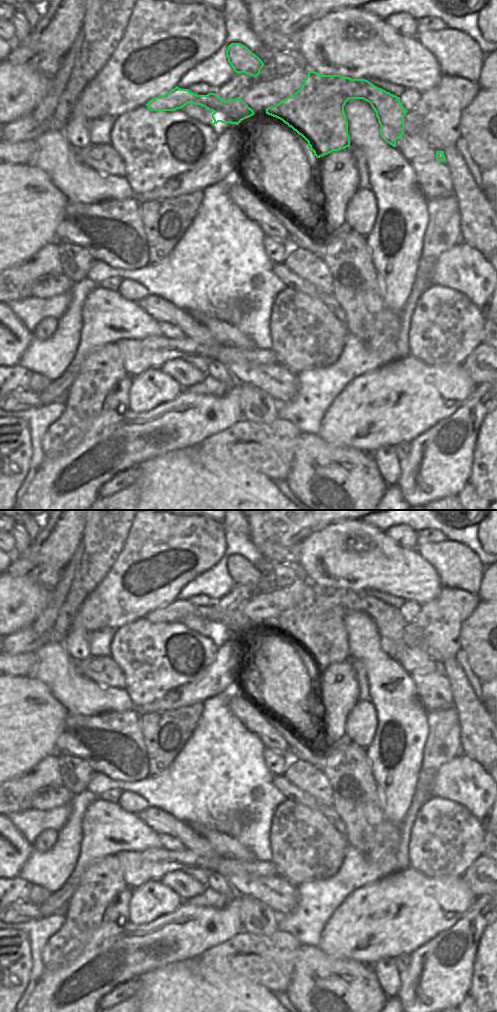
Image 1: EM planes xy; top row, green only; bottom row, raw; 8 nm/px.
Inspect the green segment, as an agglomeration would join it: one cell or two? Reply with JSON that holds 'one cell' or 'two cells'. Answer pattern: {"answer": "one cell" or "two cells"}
{"answer": "two cells"}

